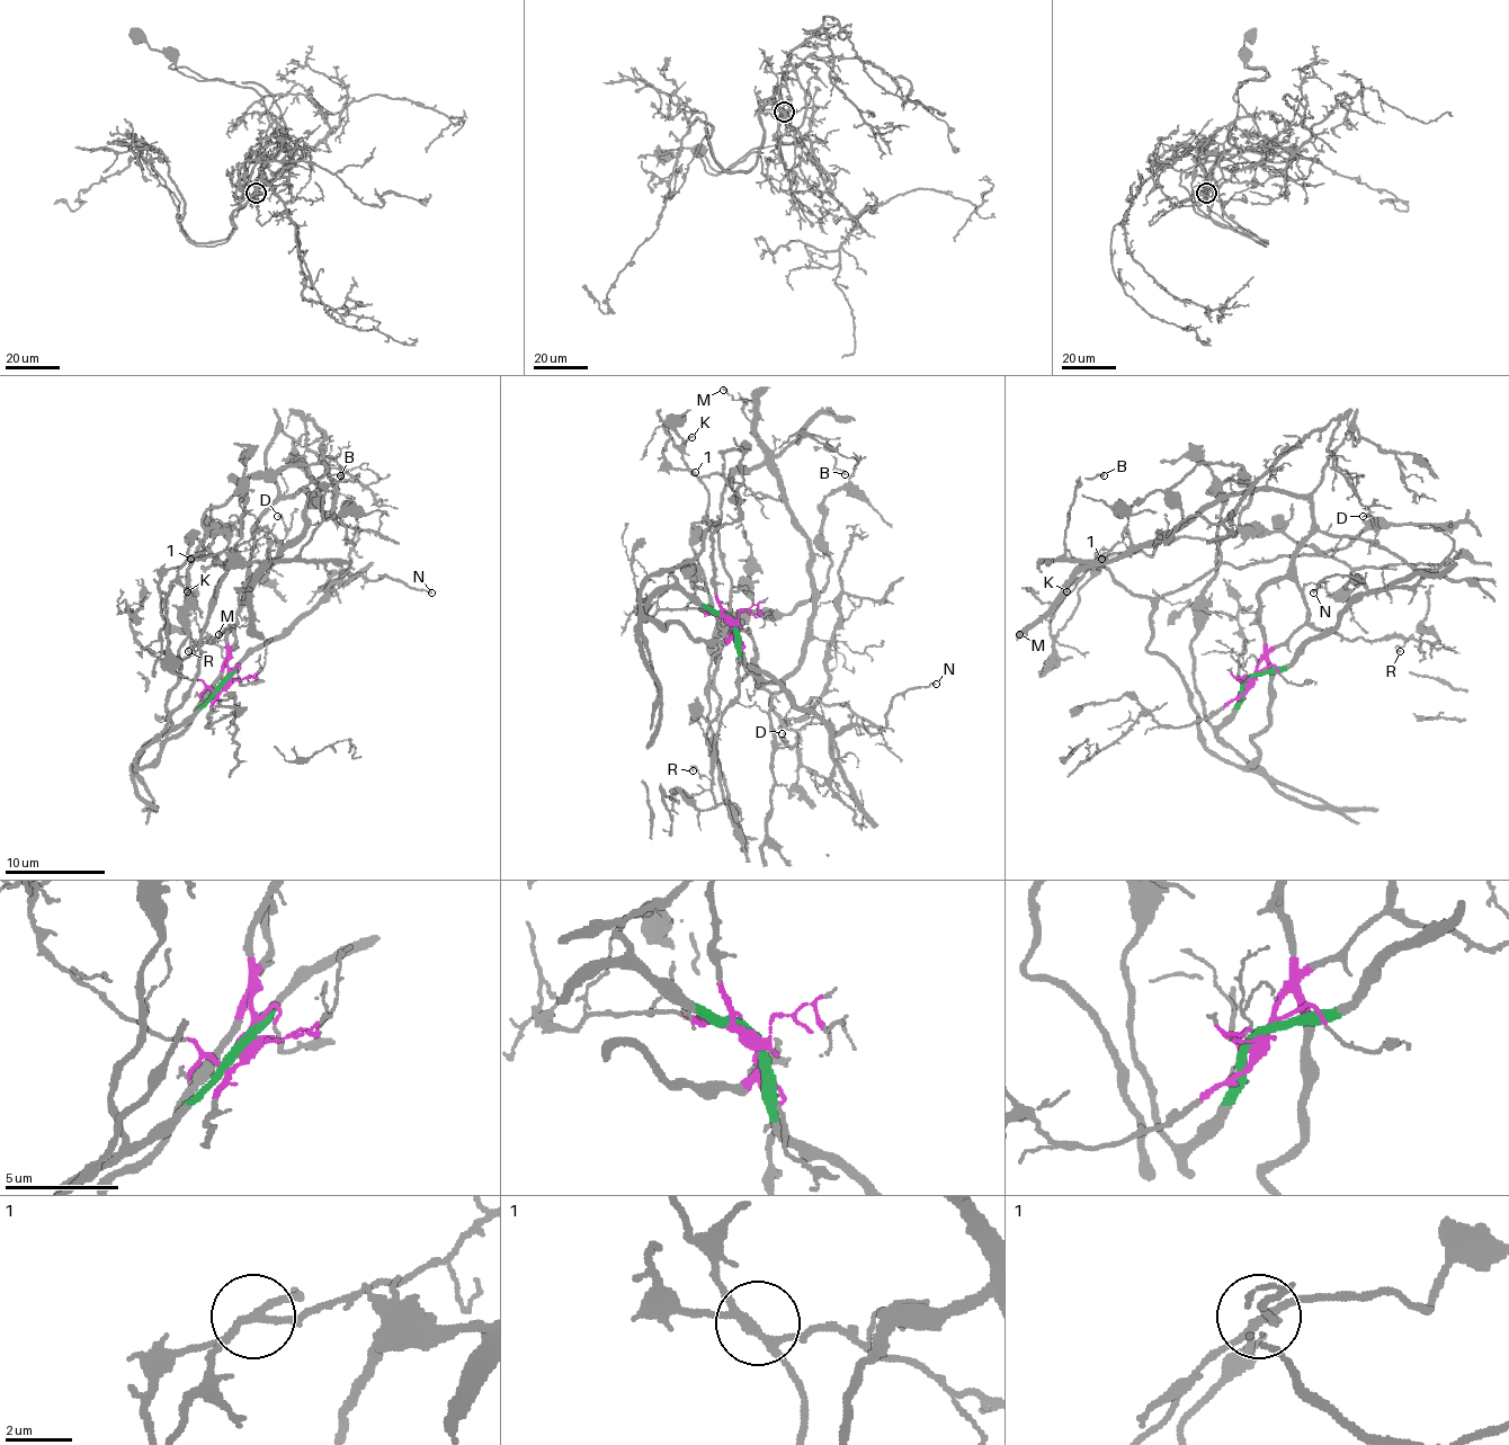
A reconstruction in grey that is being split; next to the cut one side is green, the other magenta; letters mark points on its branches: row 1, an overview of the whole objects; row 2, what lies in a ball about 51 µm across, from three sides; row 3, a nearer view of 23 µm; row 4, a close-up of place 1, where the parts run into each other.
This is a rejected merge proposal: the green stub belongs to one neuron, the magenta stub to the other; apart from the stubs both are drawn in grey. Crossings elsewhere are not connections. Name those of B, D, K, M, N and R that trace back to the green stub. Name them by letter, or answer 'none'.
K, N

